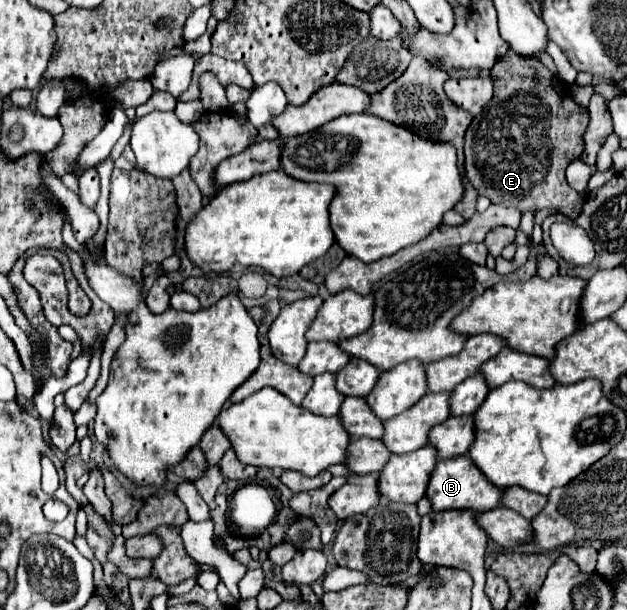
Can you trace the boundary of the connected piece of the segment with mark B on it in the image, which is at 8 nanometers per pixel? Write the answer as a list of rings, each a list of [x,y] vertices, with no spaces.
[[[460,455],[454,459],[438,461],[436,471],[430,477],[426,497],[432,501],[434,511],[444,511],[444,509],[472,509],[472,511],[488,511],[494,509],[502,503],[504,489],[494,487],[492,483],[486,483],[486,477],[478,467],[474,467],[474,461],[468,455]]]

